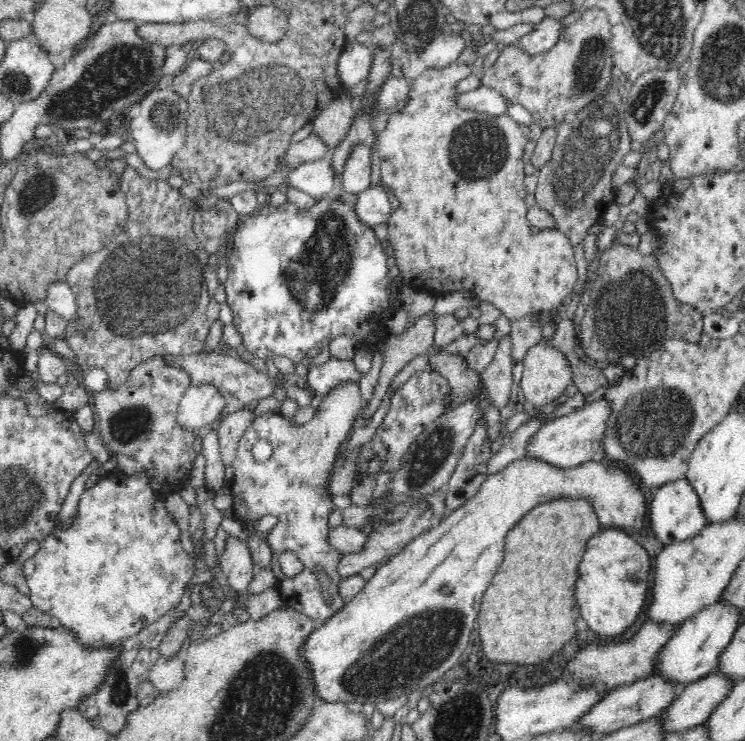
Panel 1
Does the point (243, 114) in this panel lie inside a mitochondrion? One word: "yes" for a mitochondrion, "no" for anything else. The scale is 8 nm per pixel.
yes

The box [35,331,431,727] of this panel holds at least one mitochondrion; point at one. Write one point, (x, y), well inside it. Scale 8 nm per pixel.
(133, 422)

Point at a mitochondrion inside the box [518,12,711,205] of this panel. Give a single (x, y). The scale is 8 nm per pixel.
(587, 70)

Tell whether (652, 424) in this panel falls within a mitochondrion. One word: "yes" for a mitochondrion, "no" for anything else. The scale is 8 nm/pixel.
yes

